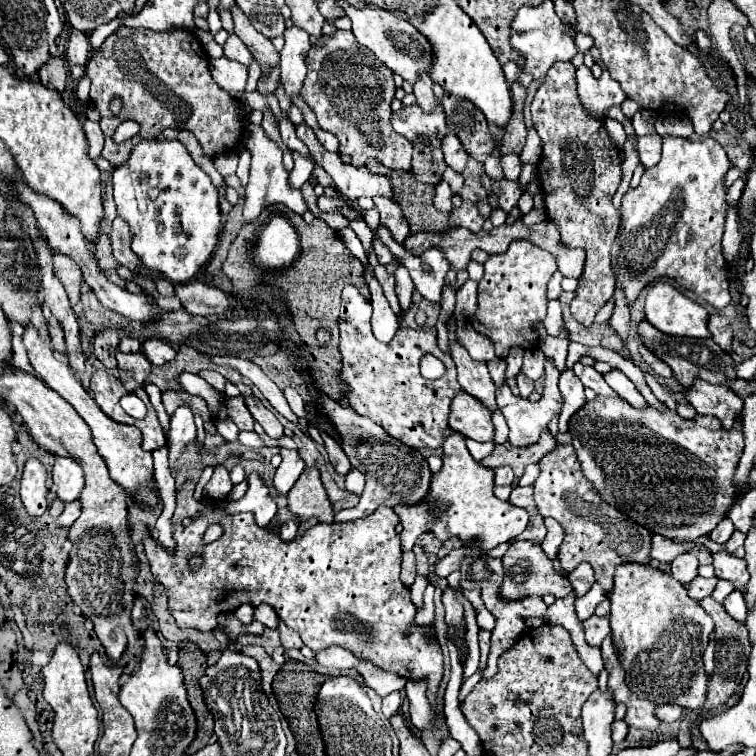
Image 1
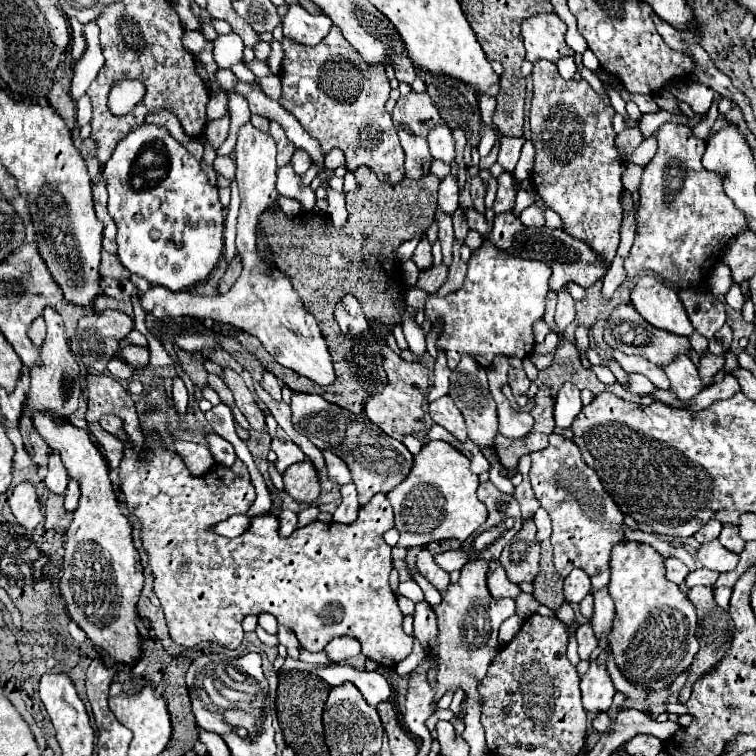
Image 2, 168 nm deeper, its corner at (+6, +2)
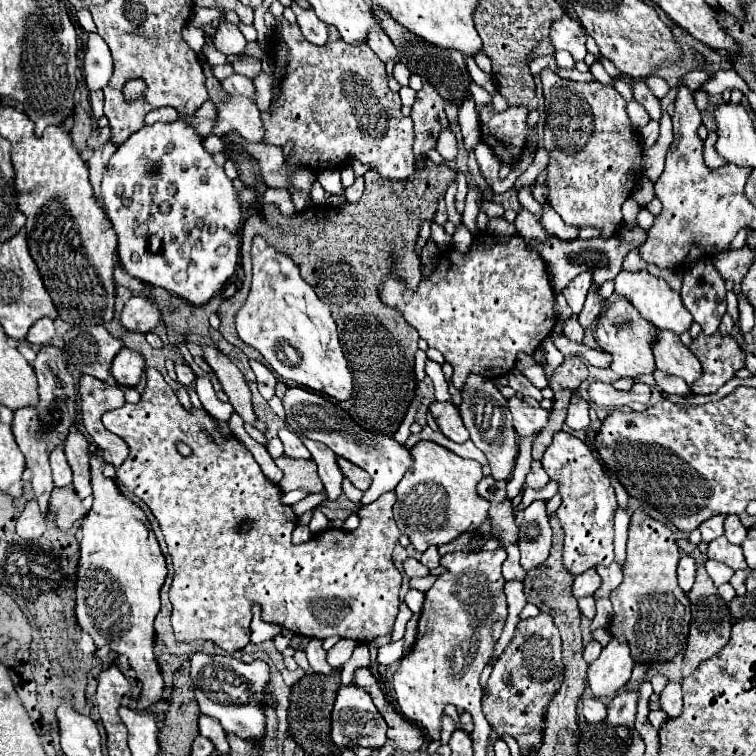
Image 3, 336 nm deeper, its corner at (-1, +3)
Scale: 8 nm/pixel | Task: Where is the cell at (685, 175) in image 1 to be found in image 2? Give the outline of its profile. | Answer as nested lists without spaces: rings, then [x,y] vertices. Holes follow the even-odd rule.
[[[664,123],[656,139],[658,153],[644,167],[640,183],[640,203],[634,211],[636,237],[624,259],[626,279],[632,281],[642,271],[652,271],[680,289],[700,289],[708,271],[718,263],[722,247],[746,229],[746,219],[726,197],[722,177],[702,167],[706,143],[694,137],[690,127]]]

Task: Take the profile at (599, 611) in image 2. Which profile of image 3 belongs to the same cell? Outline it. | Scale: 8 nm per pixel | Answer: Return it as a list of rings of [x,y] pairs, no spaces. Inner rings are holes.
[[[617,562],[609,564],[609,566],[601,566],[601,568],[595,568],[599,572],[599,576],[603,578],[603,586],[597,590],[595,598],[599,596],[609,596],[623,580],[623,572],[621,572],[621,566]]]

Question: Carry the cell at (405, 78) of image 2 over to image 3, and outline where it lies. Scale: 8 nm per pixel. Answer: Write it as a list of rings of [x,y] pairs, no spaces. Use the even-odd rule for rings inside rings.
[[[371,28],[367,32],[367,44],[383,62],[397,62],[397,50],[381,28]]]

